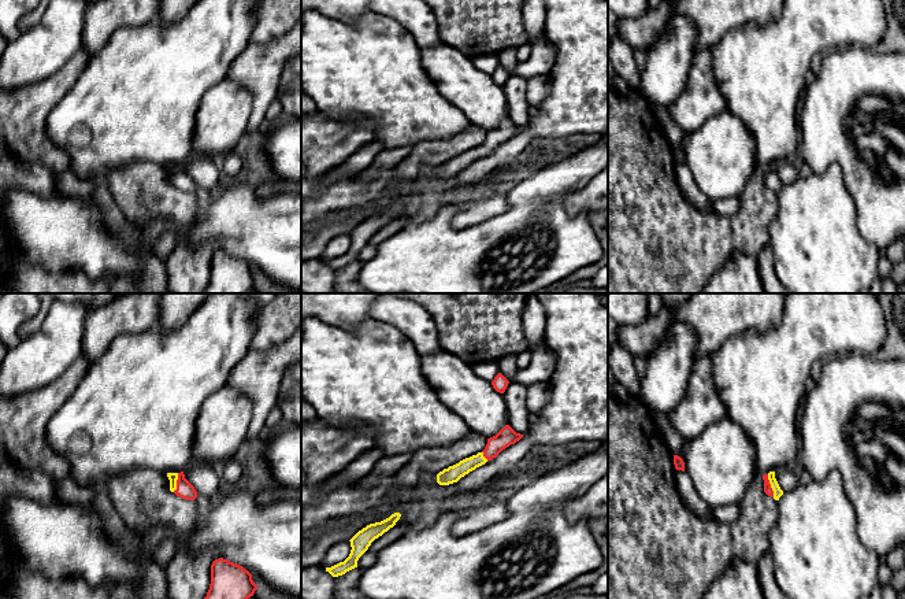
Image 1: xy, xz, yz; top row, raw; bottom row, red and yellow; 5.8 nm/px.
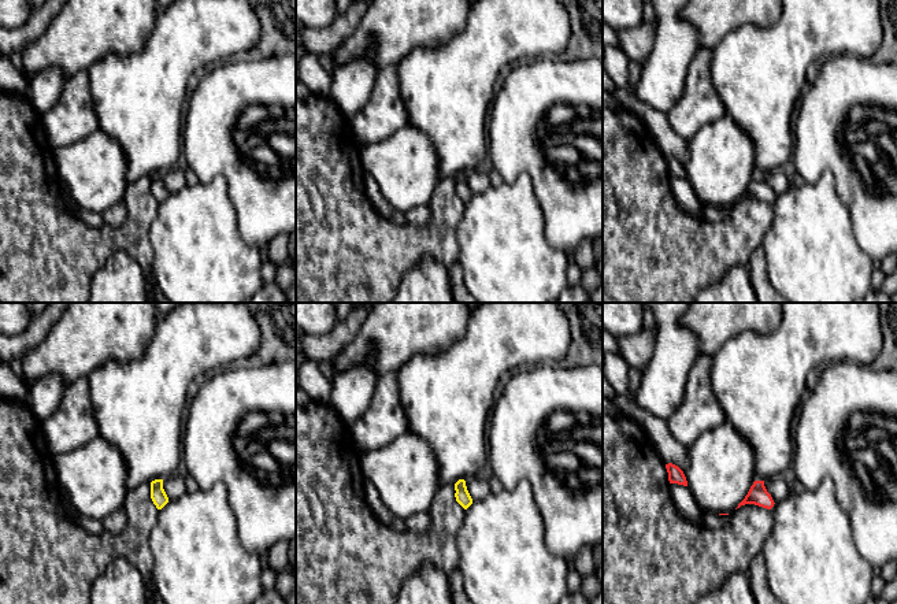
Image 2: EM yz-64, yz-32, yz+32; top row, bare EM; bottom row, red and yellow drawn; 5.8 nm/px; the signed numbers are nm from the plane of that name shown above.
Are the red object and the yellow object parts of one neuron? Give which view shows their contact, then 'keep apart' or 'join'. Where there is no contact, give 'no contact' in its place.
yz | join

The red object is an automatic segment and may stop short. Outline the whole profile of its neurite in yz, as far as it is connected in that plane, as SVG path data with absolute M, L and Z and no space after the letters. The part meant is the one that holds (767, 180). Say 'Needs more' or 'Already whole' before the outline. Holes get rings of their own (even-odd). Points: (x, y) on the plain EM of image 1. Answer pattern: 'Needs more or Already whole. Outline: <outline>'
Needs more. Outline: M769 164L768 167L763 169L764 173L764 185L774 191L775 193L779 193L779 191L783 188L783 184L780 182L776 171L775 164Z

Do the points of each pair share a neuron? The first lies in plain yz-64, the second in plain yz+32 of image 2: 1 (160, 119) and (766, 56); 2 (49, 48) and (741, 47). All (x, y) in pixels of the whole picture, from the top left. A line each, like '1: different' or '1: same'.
1: same
2: different

